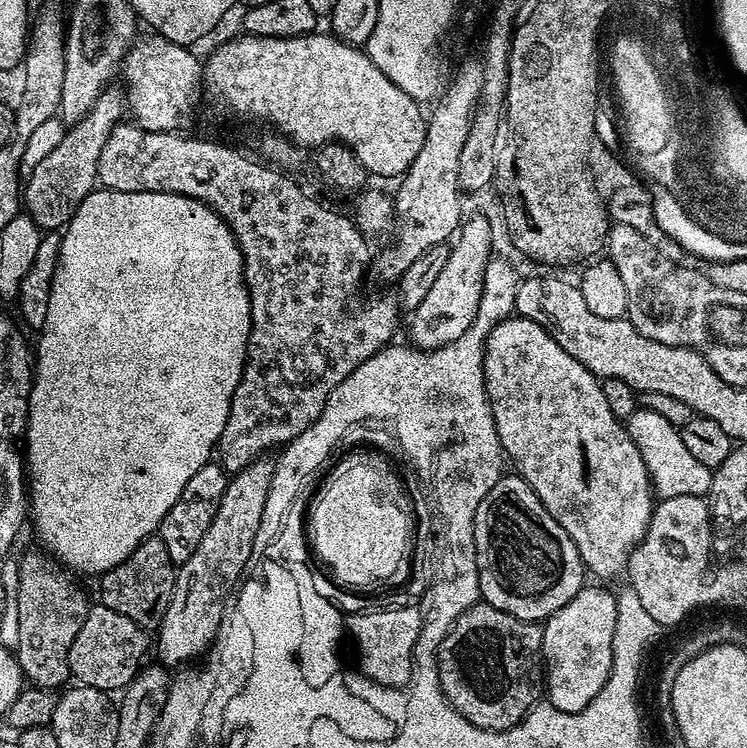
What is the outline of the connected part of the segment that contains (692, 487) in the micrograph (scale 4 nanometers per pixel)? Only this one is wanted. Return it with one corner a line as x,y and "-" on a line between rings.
637,407
636,413
626,421
626,427
628,436
632,439
638,454
642,456
642,462
646,466
657,497
709,495
713,469
702,466
698,458
690,455
690,450
682,446
678,429
670,422
666,422
662,414
654,414
653,411

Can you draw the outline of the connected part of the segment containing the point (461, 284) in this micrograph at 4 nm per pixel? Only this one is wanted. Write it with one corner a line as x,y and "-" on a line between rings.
472,216
463,221
458,235
451,241
446,258
446,266
442,266
438,279
430,290
426,290
426,298
410,313
412,325
408,328
408,336
417,348
431,350
441,348
466,334
474,322
478,312
478,302
484,285
484,271
489,260
493,259
492,228
484,216

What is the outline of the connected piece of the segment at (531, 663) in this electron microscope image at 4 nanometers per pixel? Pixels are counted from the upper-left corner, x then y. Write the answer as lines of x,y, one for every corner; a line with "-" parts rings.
486,603
476,604
454,622
436,655
440,688
452,703
452,708
474,726
491,732
506,732
541,699
546,688
542,671
543,627
531,620
519,620

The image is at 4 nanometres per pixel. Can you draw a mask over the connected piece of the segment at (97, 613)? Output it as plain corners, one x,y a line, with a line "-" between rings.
93,603
86,614
86,622
82,622
82,630
74,634
74,646
70,646
68,659
69,673
81,685
94,687
107,694
119,693
127,688
145,663
144,651
147,648
149,651
150,640
144,636
147,636
145,629
130,622
130,618
110,610
105,604

